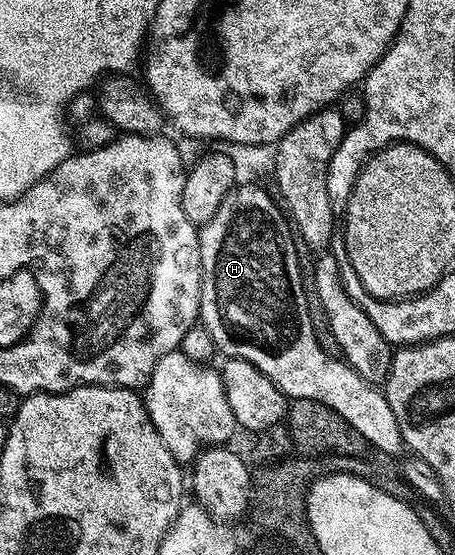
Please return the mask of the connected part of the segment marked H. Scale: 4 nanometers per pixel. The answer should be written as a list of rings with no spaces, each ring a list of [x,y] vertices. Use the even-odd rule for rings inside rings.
[[[257,183],[233,187],[211,220],[198,228],[198,249],[204,273],[202,297],[198,300],[202,327],[212,334],[215,349],[223,357],[252,362],[252,366],[261,370],[291,401],[315,400],[318,403],[315,405],[336,410],[344,422],[364,434],[372,448],[398,454],[404,448],[402,435],[400,426],[396,426],[396,414],[392,414],[392,406],[386,401],[385,391],[360,378],[345,360],[320,350],[319,333],[314,333],[314,324],[310,321],[310,304],[306,301],[308,288],[302,285],[299,245],[291,221],[279,201],[275,197],[274,201],[260,187]]]

